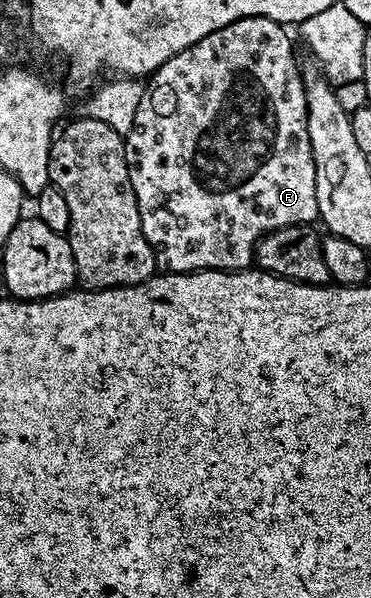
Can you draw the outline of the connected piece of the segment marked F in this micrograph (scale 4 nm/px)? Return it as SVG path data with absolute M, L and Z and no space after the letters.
M242 17L205 35L205 39L193 43L185 51L167 58L167 62L150 74L146 82L143 98L135 112L133 127L125 134L123 146L129 179L137 195L143 234L155 253L156 266L164 273L199 273L202 269L250 269L255 260L255 246L262 237L290 225L312 224L319 216L315 156L307 130L307 100L301 64L295 58L290 35L283 29L286 28L280 22L268 17Z

